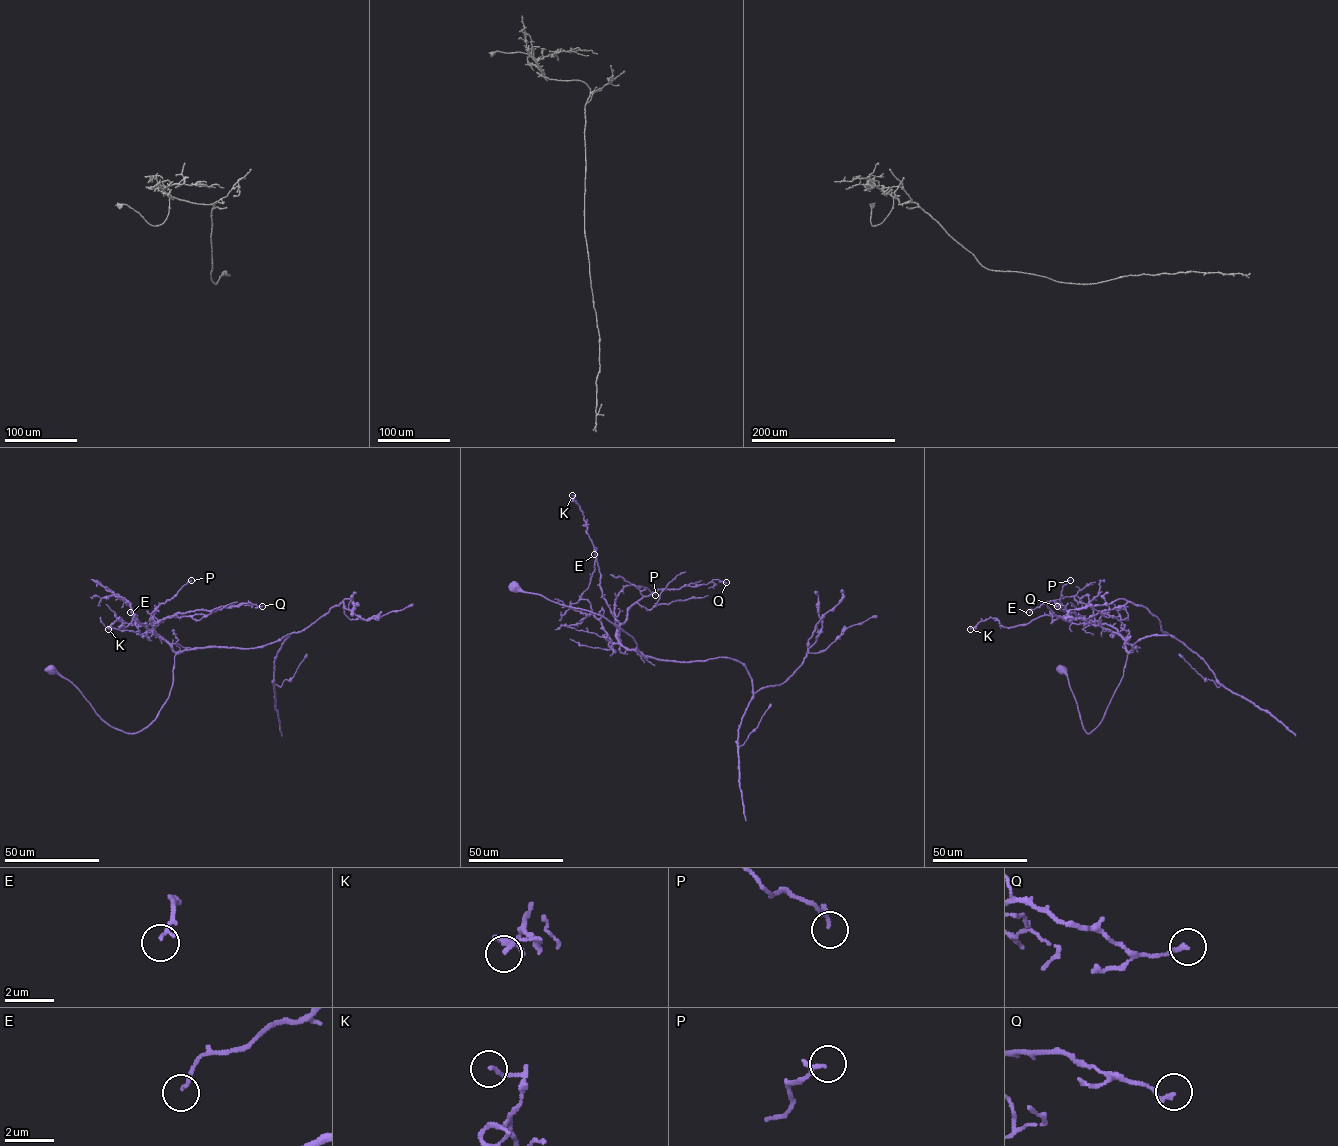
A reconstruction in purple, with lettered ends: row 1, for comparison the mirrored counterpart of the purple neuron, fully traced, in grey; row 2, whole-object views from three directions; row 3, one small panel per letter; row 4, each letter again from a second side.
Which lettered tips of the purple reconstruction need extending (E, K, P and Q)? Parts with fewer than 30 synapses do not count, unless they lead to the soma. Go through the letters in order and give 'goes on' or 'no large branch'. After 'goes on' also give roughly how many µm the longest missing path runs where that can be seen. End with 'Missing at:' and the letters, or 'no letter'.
E: no large branch
K: no large branch
P: no large branch
Q: no large branch
Missing at: no letter

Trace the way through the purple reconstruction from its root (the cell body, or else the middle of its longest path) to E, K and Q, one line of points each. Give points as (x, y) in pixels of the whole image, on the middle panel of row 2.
E: (514, 587), (605, 617), (633, 639), (639, 652), (614, 643), (590, 603), (580, 598), (594, 570), (594, 554)
K: (514, 587), (605, 617), (639, 652), (617, 638), (620, 623), (602, 594), (594, 545), (572, 495)
Q: (514, 587), (605, 617), (633, 639), (639, 652), (626, 649), (617, 636), (631, 606), (660, 589), (726, 582)

